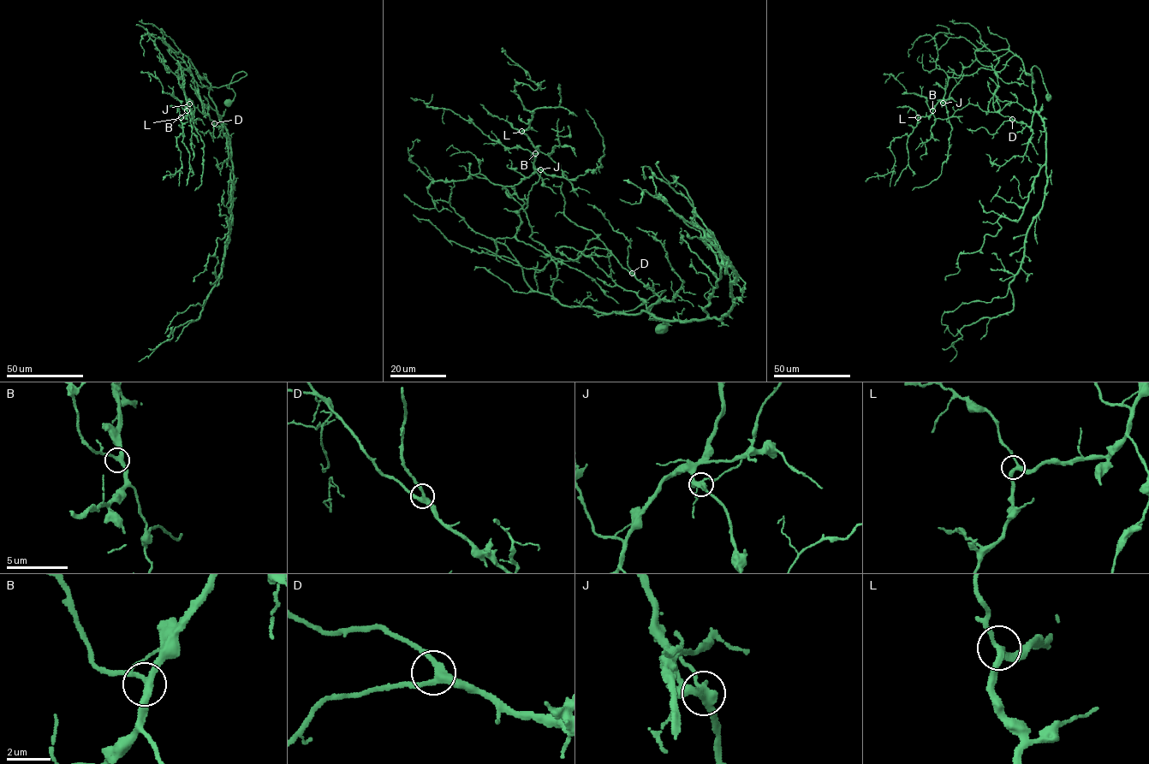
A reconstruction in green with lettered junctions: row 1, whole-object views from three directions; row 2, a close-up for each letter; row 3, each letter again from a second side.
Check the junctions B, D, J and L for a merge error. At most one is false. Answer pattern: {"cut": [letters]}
{"cut": ["J"]}

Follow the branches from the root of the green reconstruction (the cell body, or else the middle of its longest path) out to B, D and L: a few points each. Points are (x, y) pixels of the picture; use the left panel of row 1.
B: (228, 102), (233, 76), (247, 74), (212, 87), (188, 59), (187, 110)
D: (228, 102), (235, 96), (229, 88), (233, 76), (243, 71), (237, 80), (211, 89), (223, 131), (214, 123)
L: (228, 102), (233, 76), (247, 74), (212, 87), (188, 59), (181, 117)

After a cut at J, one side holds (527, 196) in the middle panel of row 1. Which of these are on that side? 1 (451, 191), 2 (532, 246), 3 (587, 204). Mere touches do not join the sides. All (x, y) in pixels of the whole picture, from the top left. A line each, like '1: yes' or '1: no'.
1: yes
2: no
3: yes

